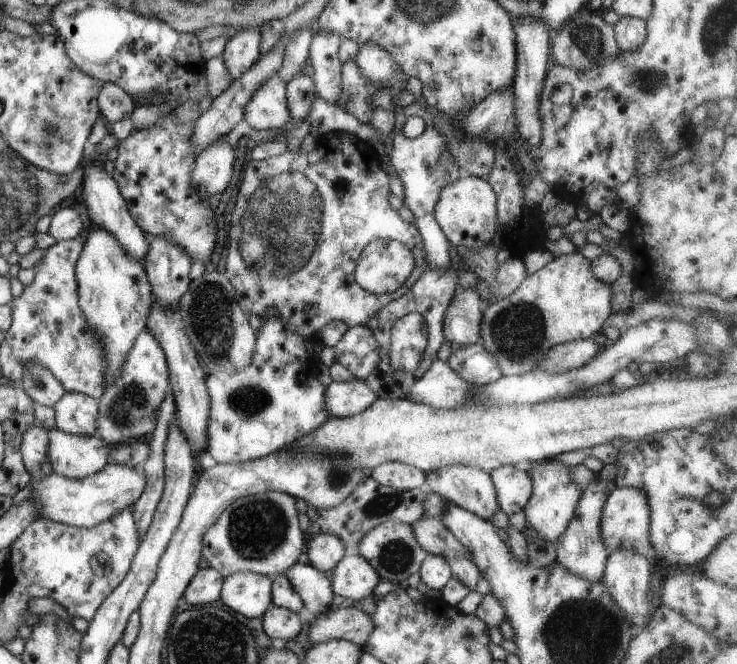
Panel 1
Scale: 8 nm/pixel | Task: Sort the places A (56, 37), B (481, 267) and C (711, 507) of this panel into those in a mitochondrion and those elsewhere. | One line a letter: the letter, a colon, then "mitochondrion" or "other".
A: other
B: other
C: other

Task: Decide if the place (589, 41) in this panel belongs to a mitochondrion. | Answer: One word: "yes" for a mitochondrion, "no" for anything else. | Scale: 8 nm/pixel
yes

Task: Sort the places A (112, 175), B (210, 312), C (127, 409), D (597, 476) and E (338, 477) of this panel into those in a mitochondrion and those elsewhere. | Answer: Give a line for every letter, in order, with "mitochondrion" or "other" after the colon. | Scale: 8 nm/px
A: other
B: mitochondrion
C: mitochondrion
D: other
E: mitochondrion

